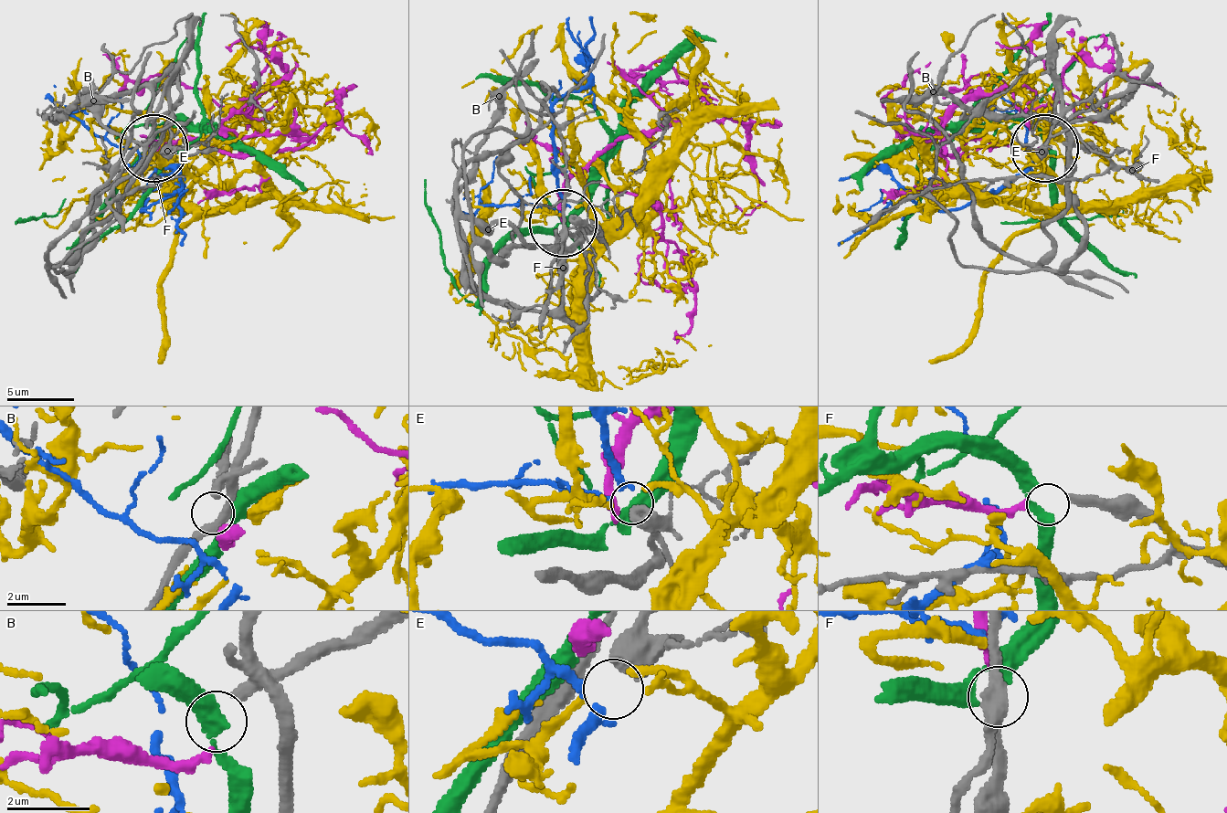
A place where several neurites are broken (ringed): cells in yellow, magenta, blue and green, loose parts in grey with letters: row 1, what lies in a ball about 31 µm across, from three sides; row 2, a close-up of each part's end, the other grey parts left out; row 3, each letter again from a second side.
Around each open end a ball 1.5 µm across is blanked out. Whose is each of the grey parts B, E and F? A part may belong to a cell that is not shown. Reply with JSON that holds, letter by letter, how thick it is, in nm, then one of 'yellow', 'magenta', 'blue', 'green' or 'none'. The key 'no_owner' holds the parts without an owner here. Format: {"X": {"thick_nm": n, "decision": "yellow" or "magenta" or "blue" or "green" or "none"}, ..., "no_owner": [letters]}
{"B": {"thick_nm": 220, "decision": "none"}, "E": {"thick_nm": 320, "decision": "blue"}, "F": {"thick_nm": 260, "decision": "magenta"}, "no_owner": ["B"]}

